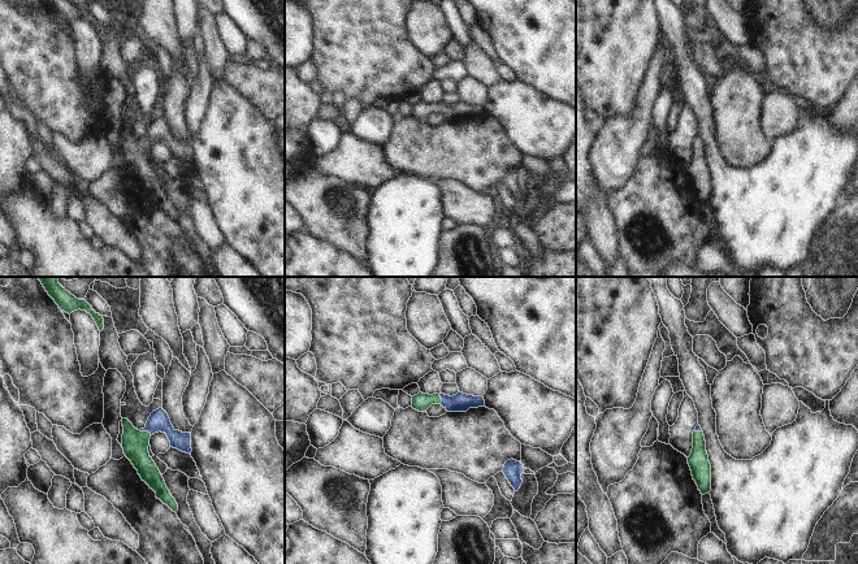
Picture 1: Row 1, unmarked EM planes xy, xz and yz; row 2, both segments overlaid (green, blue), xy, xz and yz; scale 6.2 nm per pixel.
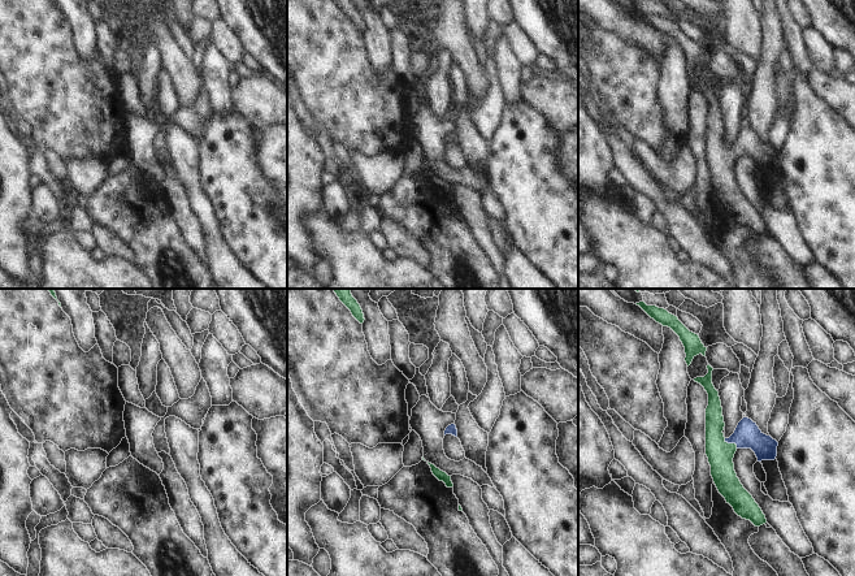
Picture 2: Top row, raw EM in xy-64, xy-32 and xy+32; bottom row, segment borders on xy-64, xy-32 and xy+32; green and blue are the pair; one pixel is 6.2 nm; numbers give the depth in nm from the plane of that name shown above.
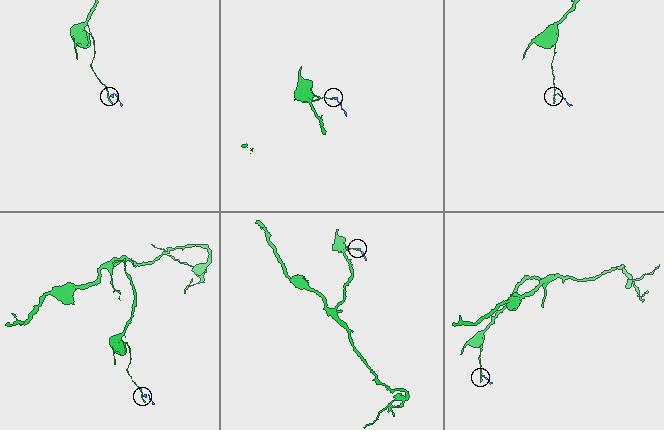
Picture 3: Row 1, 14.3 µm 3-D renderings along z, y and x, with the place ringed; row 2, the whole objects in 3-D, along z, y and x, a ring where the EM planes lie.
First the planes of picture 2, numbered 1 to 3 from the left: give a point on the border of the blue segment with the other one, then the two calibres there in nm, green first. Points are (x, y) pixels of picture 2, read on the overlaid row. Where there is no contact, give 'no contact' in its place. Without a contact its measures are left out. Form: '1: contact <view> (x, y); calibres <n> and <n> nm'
1: no contact
2: no contact
3: contact xy+32 (732, 444); calibres 170 and 160 nm

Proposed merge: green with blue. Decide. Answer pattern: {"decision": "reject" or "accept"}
{"decision": "accept"}

